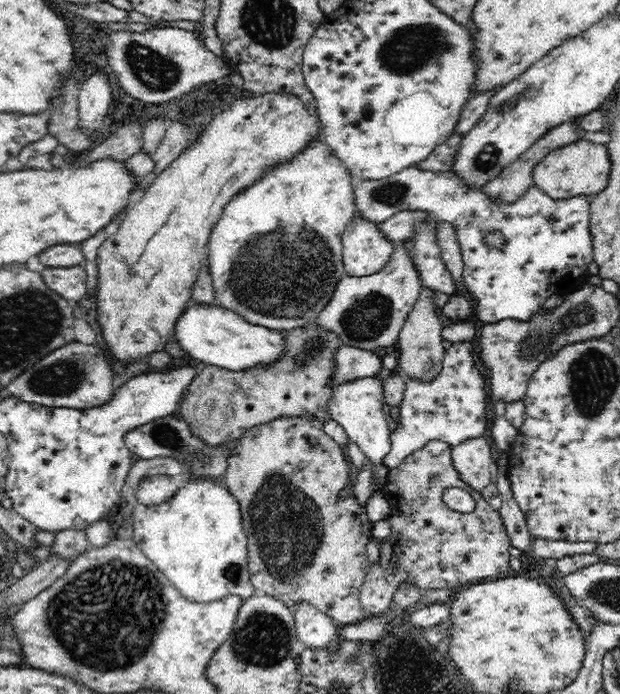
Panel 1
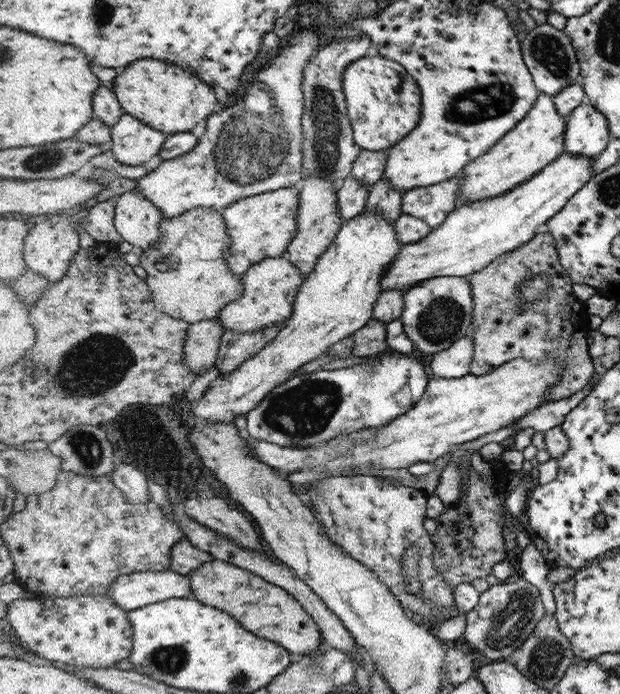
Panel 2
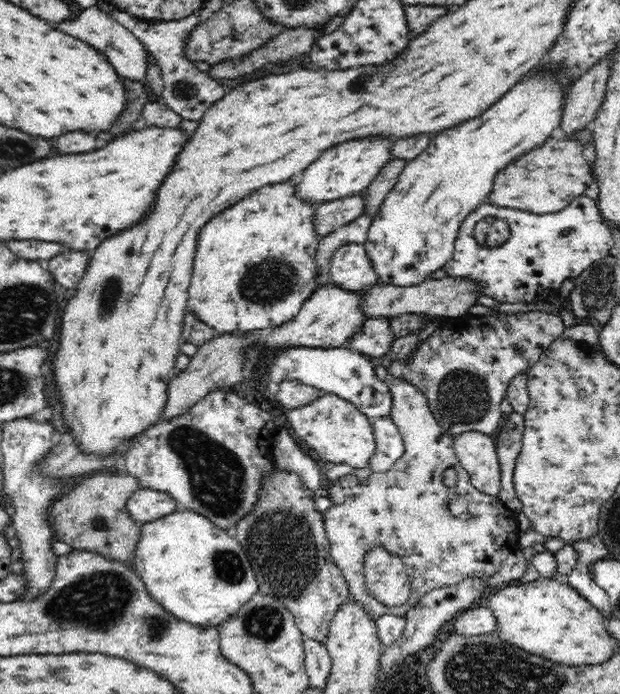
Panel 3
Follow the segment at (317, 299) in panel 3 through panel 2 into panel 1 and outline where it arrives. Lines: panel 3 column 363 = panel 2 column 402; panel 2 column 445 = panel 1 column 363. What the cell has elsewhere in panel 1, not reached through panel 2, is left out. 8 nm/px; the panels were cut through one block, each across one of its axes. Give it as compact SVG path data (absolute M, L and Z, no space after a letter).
M404 240L396 242L394 245L395 249L388 264L380 272L371 276L344 276L339 284L336 284L336 292L332 294L328 304L317 314L316 320L312 323L315 323L321 330L338 335L340 343L348 348L375 351L376 349L391 347L397 343L400 329L408 319L412 308L415 307L423 287L412 259L409 258Z

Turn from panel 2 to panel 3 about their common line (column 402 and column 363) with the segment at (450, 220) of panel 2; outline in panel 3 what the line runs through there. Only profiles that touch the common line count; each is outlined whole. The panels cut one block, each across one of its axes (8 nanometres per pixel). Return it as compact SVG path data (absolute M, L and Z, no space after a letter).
M348 243L336 249L329 264L330 281L348 292L364 292L378 283L364 245Z

